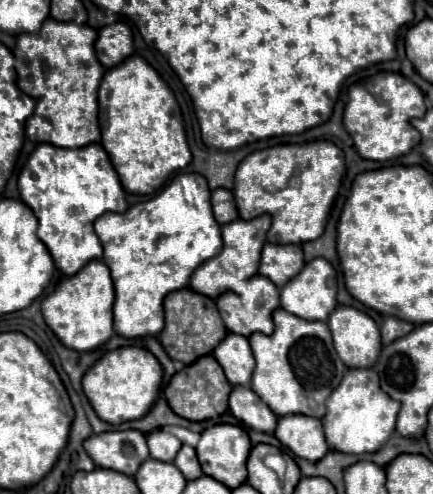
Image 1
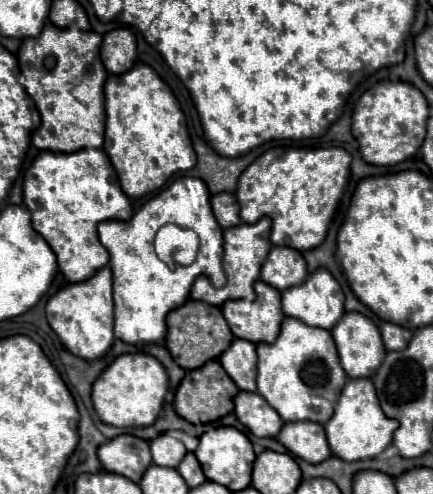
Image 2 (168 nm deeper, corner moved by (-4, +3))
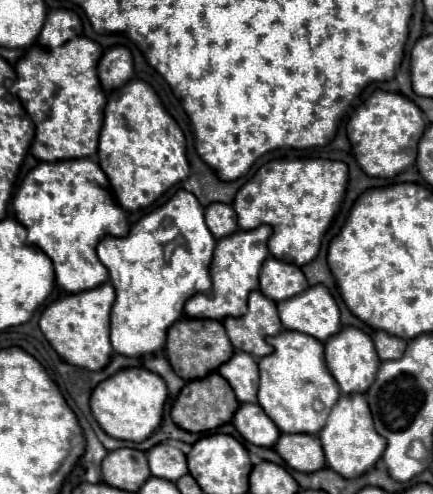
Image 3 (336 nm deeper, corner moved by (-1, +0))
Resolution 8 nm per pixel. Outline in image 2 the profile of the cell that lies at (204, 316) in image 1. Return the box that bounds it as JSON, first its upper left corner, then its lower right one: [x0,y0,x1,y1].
[166,299,234,371]

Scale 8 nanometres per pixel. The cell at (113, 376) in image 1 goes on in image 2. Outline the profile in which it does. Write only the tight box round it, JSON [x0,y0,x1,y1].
[92,353,168,427]

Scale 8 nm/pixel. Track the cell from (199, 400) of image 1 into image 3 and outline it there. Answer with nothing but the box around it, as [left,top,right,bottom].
[171,372,239,432]

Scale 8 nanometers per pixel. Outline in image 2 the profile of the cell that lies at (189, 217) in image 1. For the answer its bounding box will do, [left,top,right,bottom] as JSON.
[98,177,226,345]

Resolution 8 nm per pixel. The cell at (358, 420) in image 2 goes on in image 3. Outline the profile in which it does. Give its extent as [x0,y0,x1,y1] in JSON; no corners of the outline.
[319,392,387,478]

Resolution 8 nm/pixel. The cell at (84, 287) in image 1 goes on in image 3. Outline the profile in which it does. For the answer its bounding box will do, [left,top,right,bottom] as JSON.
[39,282,115,370]

